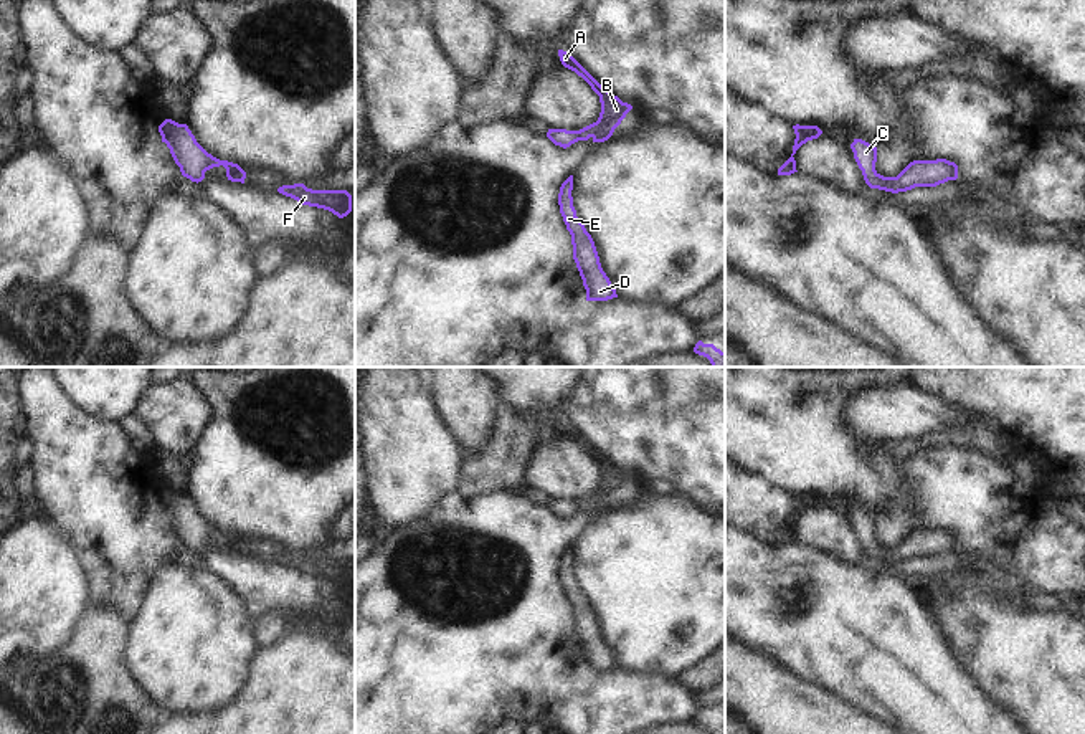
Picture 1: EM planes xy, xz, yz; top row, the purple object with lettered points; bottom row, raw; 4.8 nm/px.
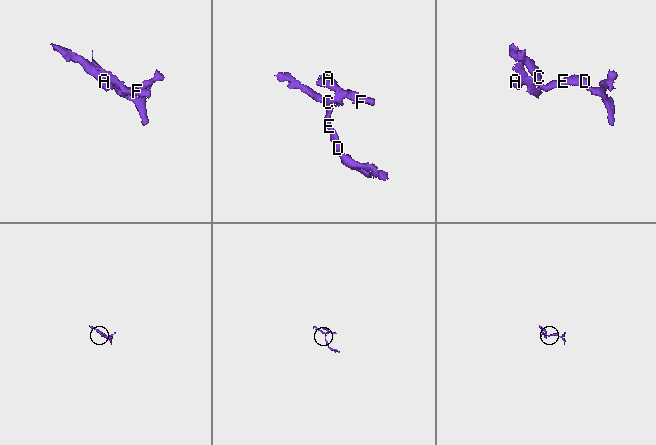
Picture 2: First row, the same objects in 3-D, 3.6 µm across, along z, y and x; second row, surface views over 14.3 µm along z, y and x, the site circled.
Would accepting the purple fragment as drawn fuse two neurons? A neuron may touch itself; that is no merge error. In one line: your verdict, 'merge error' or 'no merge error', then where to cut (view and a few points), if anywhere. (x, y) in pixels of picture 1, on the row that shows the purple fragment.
no merge error | no cut

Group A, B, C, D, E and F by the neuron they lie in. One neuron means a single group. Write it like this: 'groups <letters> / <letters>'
groups A B C D E F

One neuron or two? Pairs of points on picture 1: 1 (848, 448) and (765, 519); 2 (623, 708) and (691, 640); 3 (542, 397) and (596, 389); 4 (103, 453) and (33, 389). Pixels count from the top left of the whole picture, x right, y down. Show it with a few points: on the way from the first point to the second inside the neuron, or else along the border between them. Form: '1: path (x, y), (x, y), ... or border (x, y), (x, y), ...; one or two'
1: border (758, 475), (791, 496); two
2: border (659, 672), (672, 678); two
3: border (577, 384), (560, 404), (559, 419); two
4: path (86, 442), (50, 405); one

